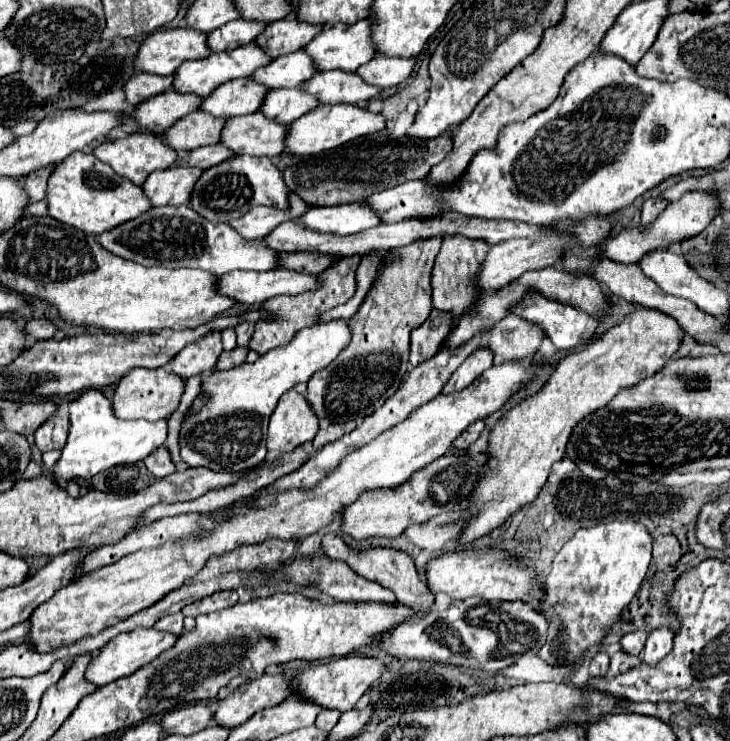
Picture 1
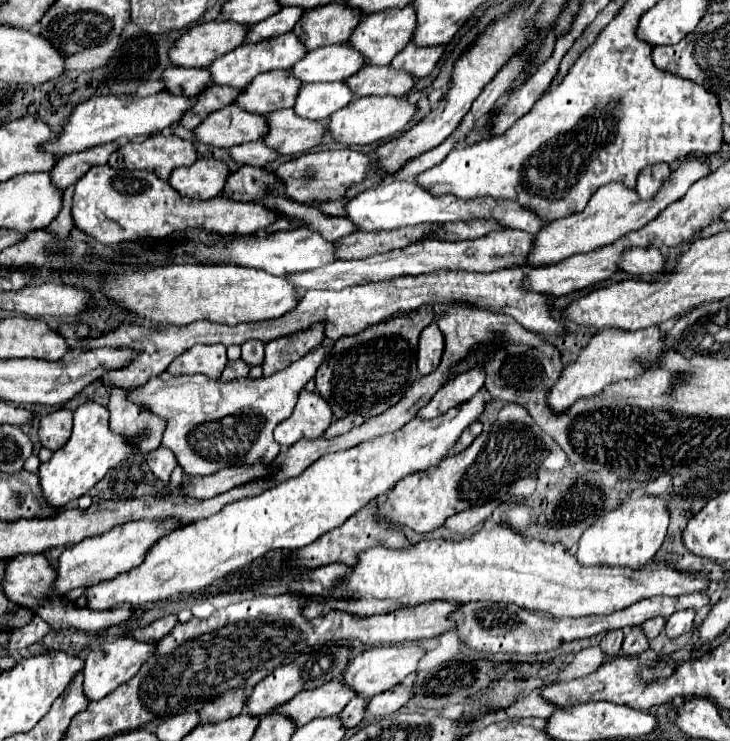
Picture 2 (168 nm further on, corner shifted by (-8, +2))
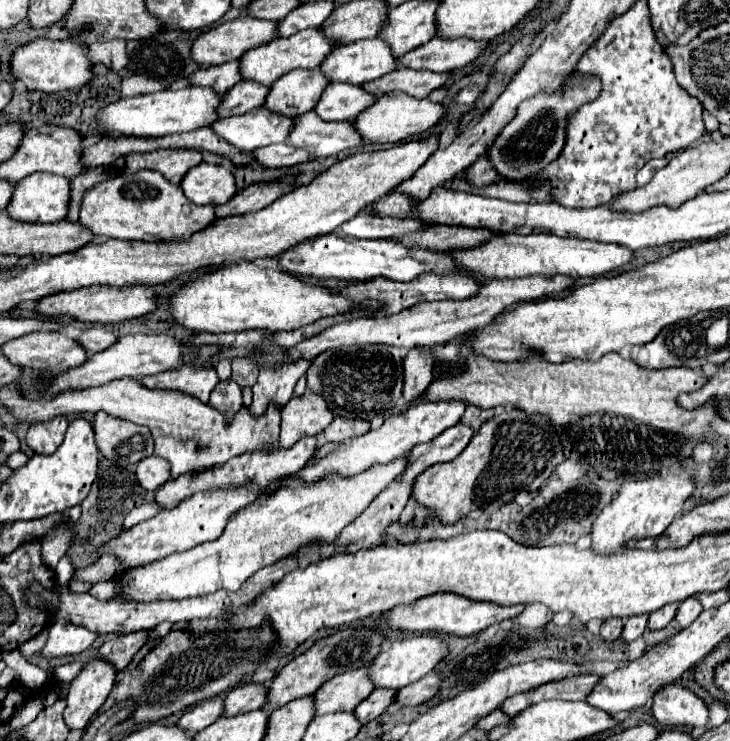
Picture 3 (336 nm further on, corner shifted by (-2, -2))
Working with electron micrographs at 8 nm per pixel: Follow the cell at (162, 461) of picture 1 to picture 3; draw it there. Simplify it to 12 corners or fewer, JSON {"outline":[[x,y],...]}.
{"outline":[[160,456],[136,464],[144,490],[156,490],[170,480],[170,464]]}

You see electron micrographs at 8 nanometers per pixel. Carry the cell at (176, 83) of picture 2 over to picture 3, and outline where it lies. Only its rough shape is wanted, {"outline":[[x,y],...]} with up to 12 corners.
{"outline":[[240,60],[200,68],[192,84],[226,94],[240,82]]}

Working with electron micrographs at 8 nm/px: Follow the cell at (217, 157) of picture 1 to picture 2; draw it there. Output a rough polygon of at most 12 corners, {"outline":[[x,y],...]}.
{"outline":[[262,140],[232,146],[238,164],[266,166],[278,158]]}

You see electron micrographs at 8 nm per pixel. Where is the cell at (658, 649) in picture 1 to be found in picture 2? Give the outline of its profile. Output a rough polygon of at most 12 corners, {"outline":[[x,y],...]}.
{"outline":[[694,610],[674,612],[664,626],[668,638],[678,638],[692,628]]}

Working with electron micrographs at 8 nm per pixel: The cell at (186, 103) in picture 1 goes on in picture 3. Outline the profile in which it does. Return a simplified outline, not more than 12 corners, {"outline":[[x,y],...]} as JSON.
{"outline":[[242,80],[220,104],[220,118],[260,108],[268,86]]}

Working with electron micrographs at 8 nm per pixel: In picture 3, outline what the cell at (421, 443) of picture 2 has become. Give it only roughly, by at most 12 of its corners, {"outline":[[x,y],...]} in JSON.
{"outline":[[400,472],[284,488],[218,540],[124,572],[118,600],[238,590],[314,540],[332,542]]}

